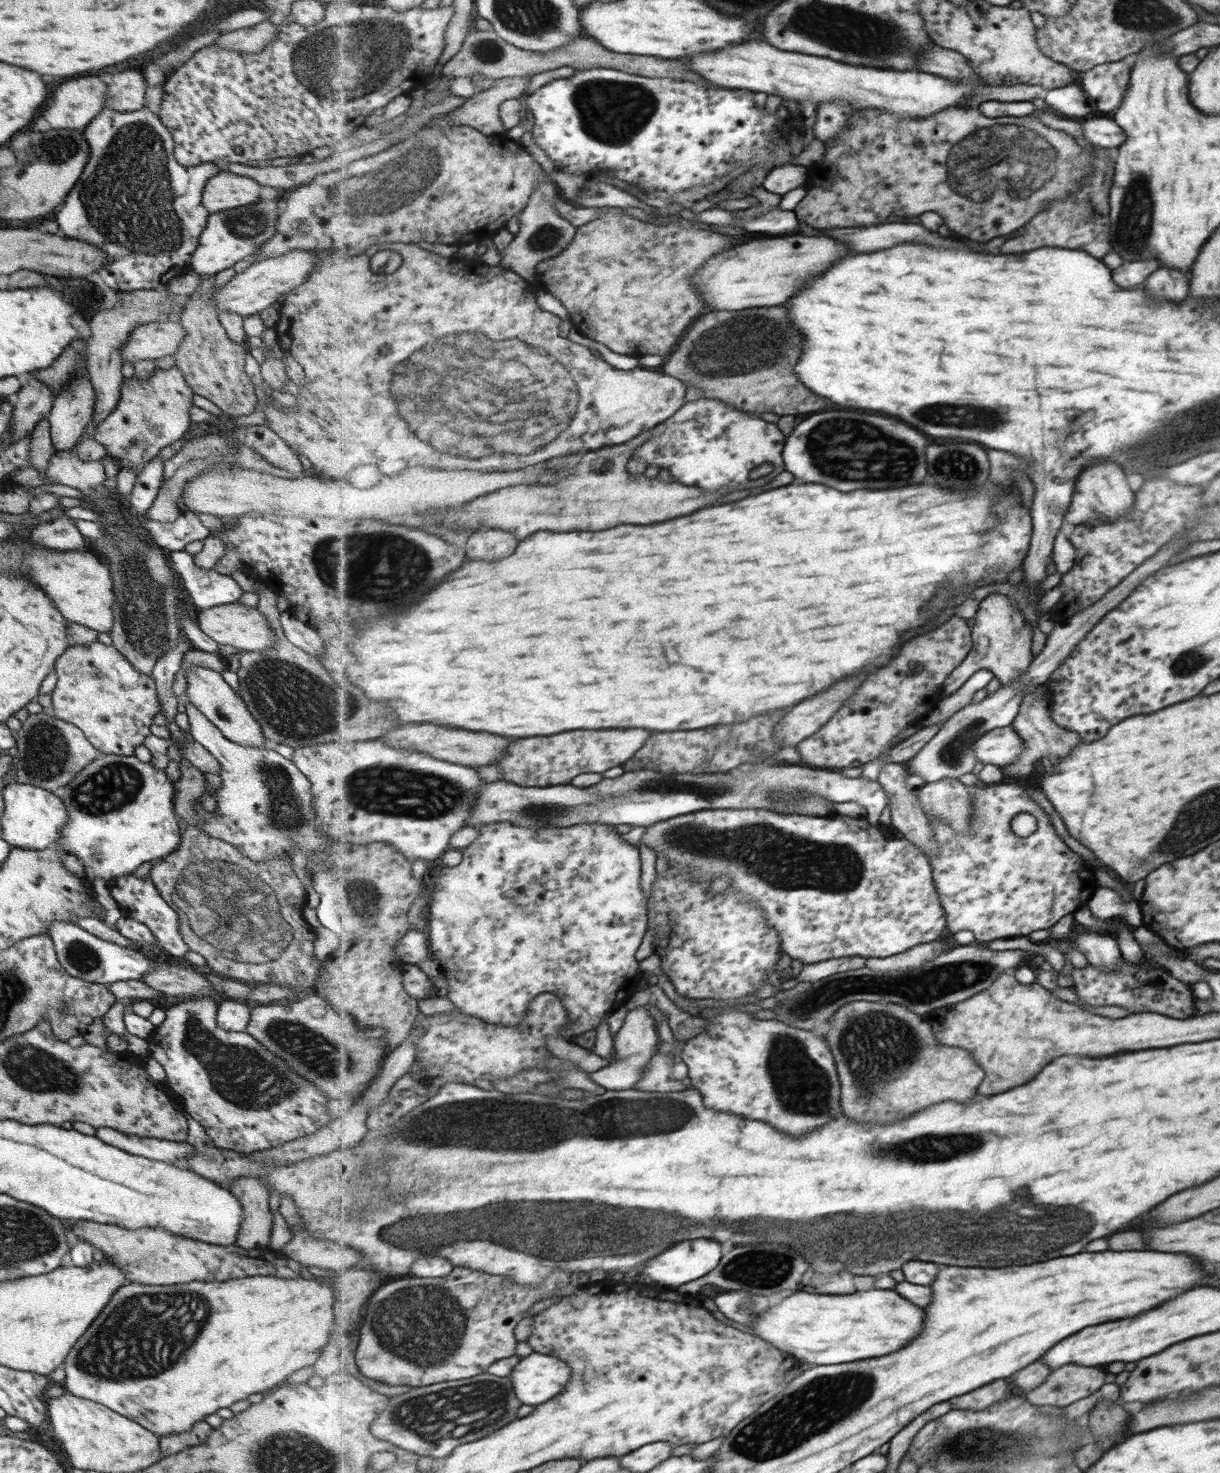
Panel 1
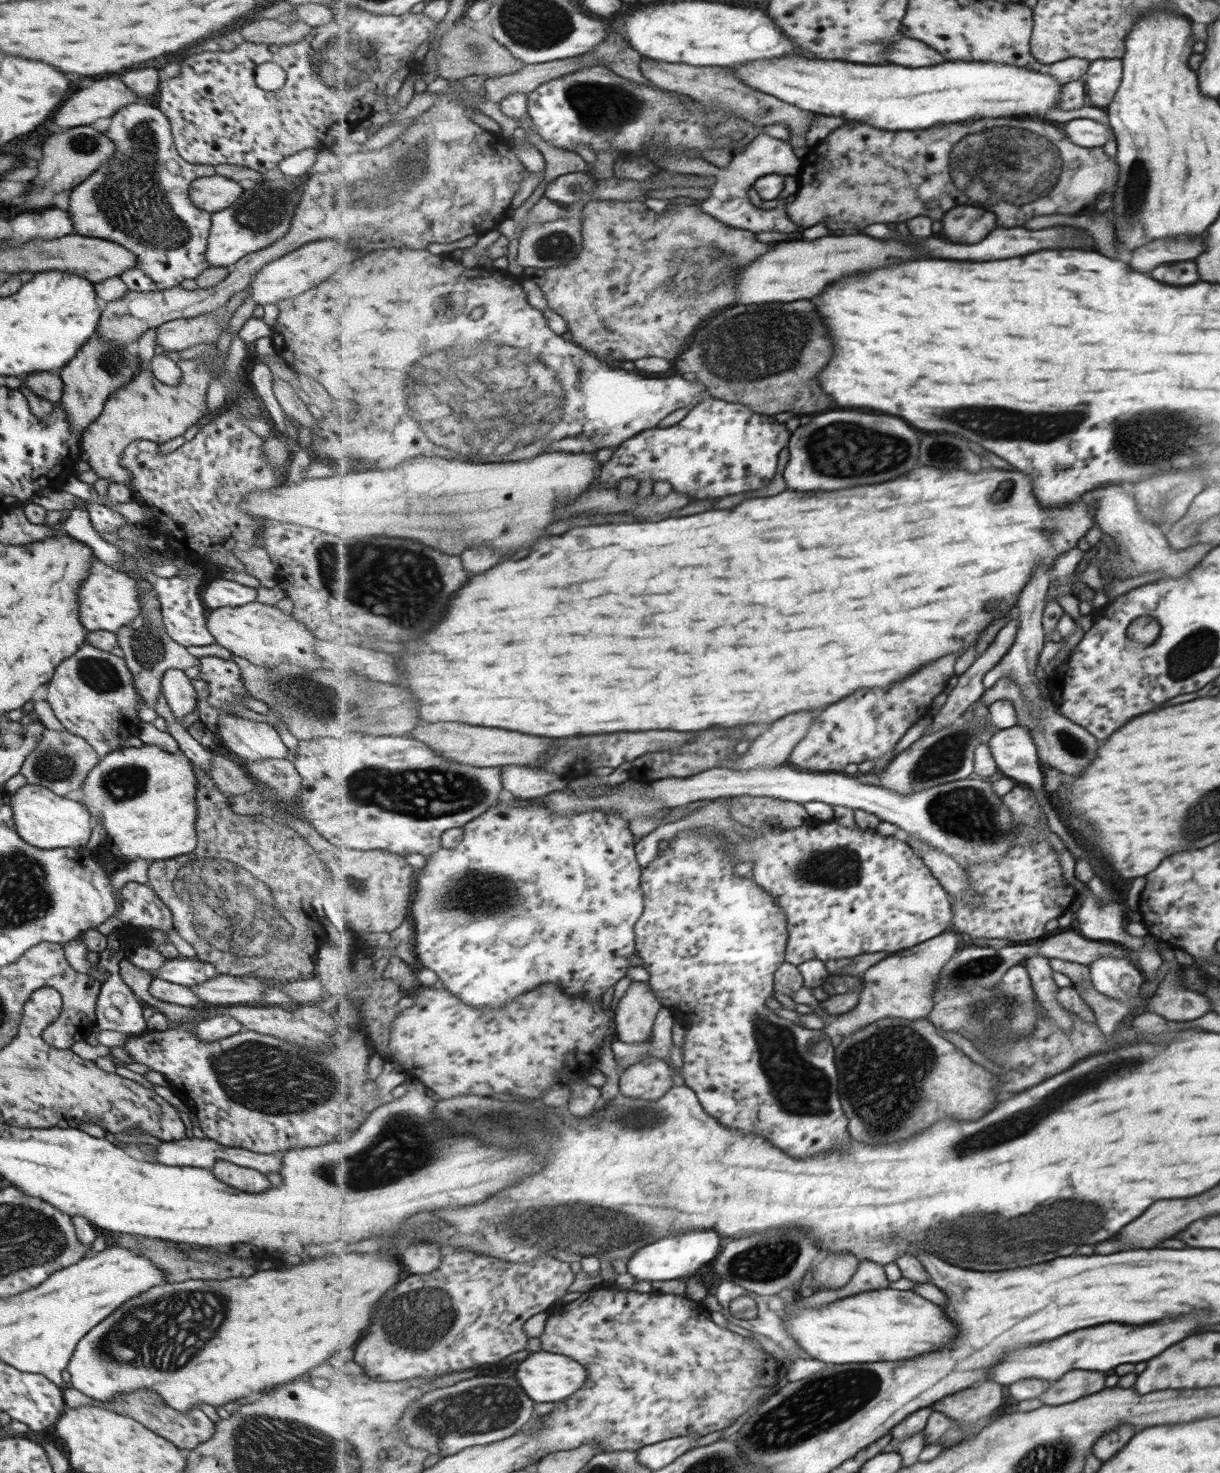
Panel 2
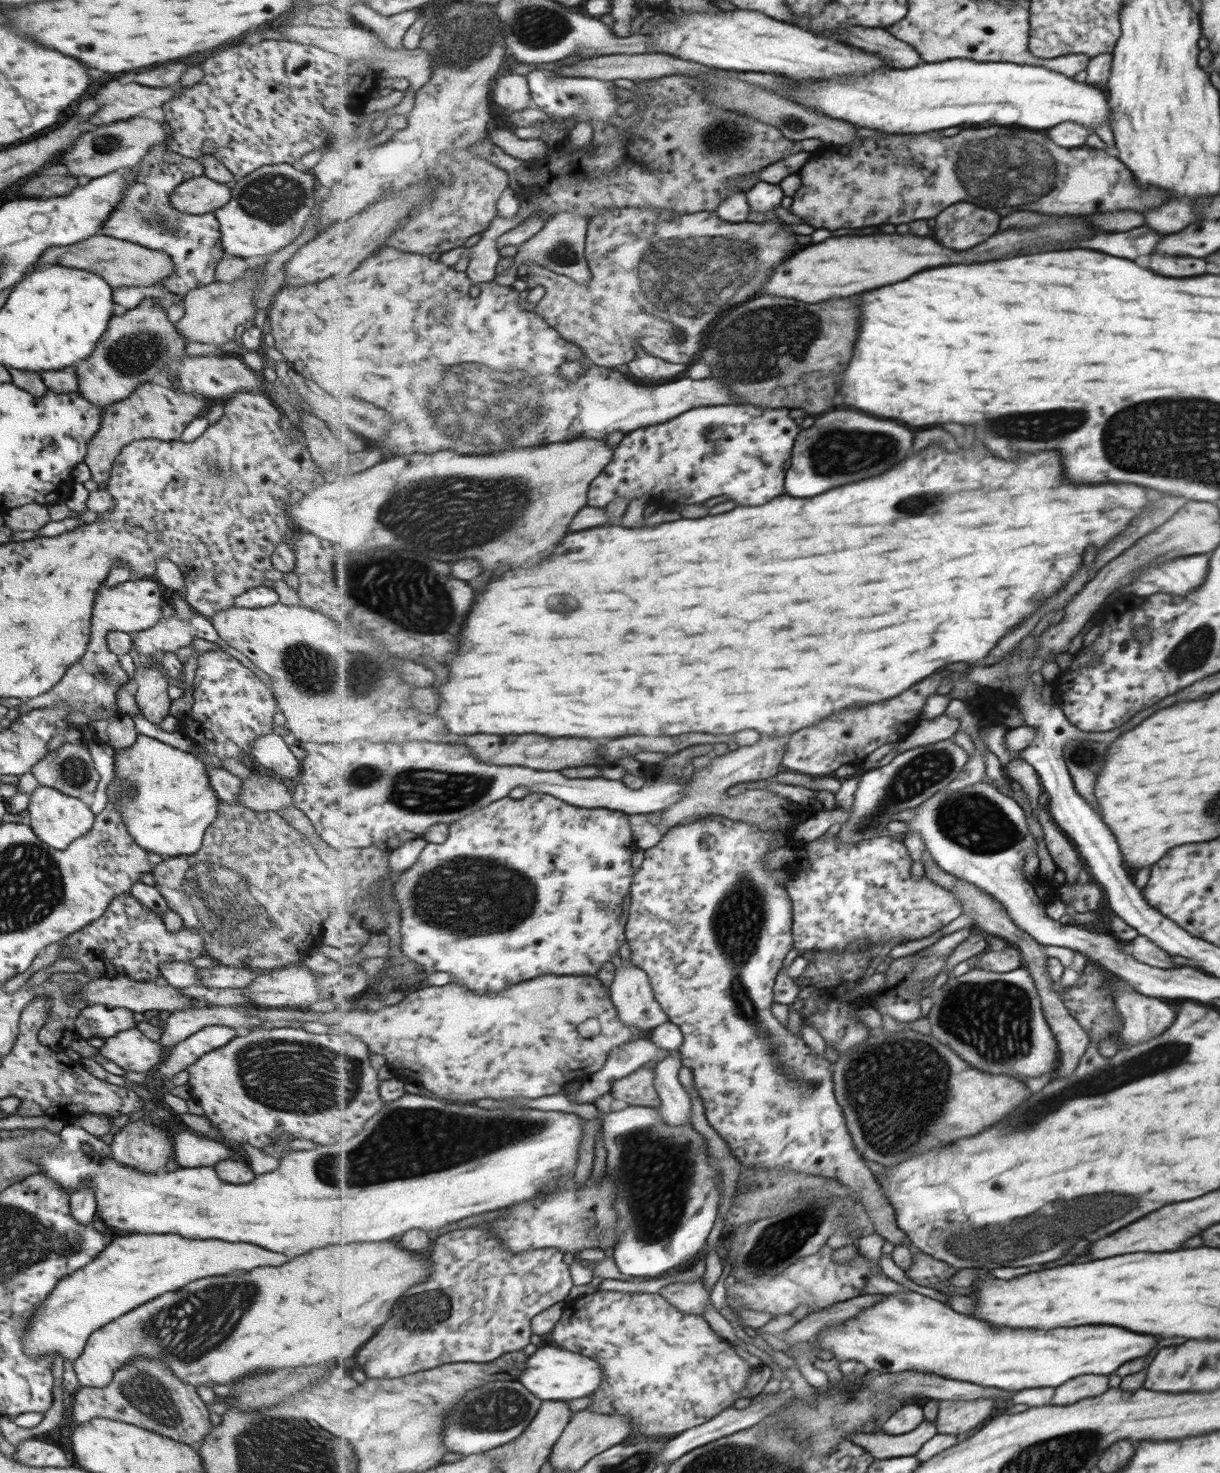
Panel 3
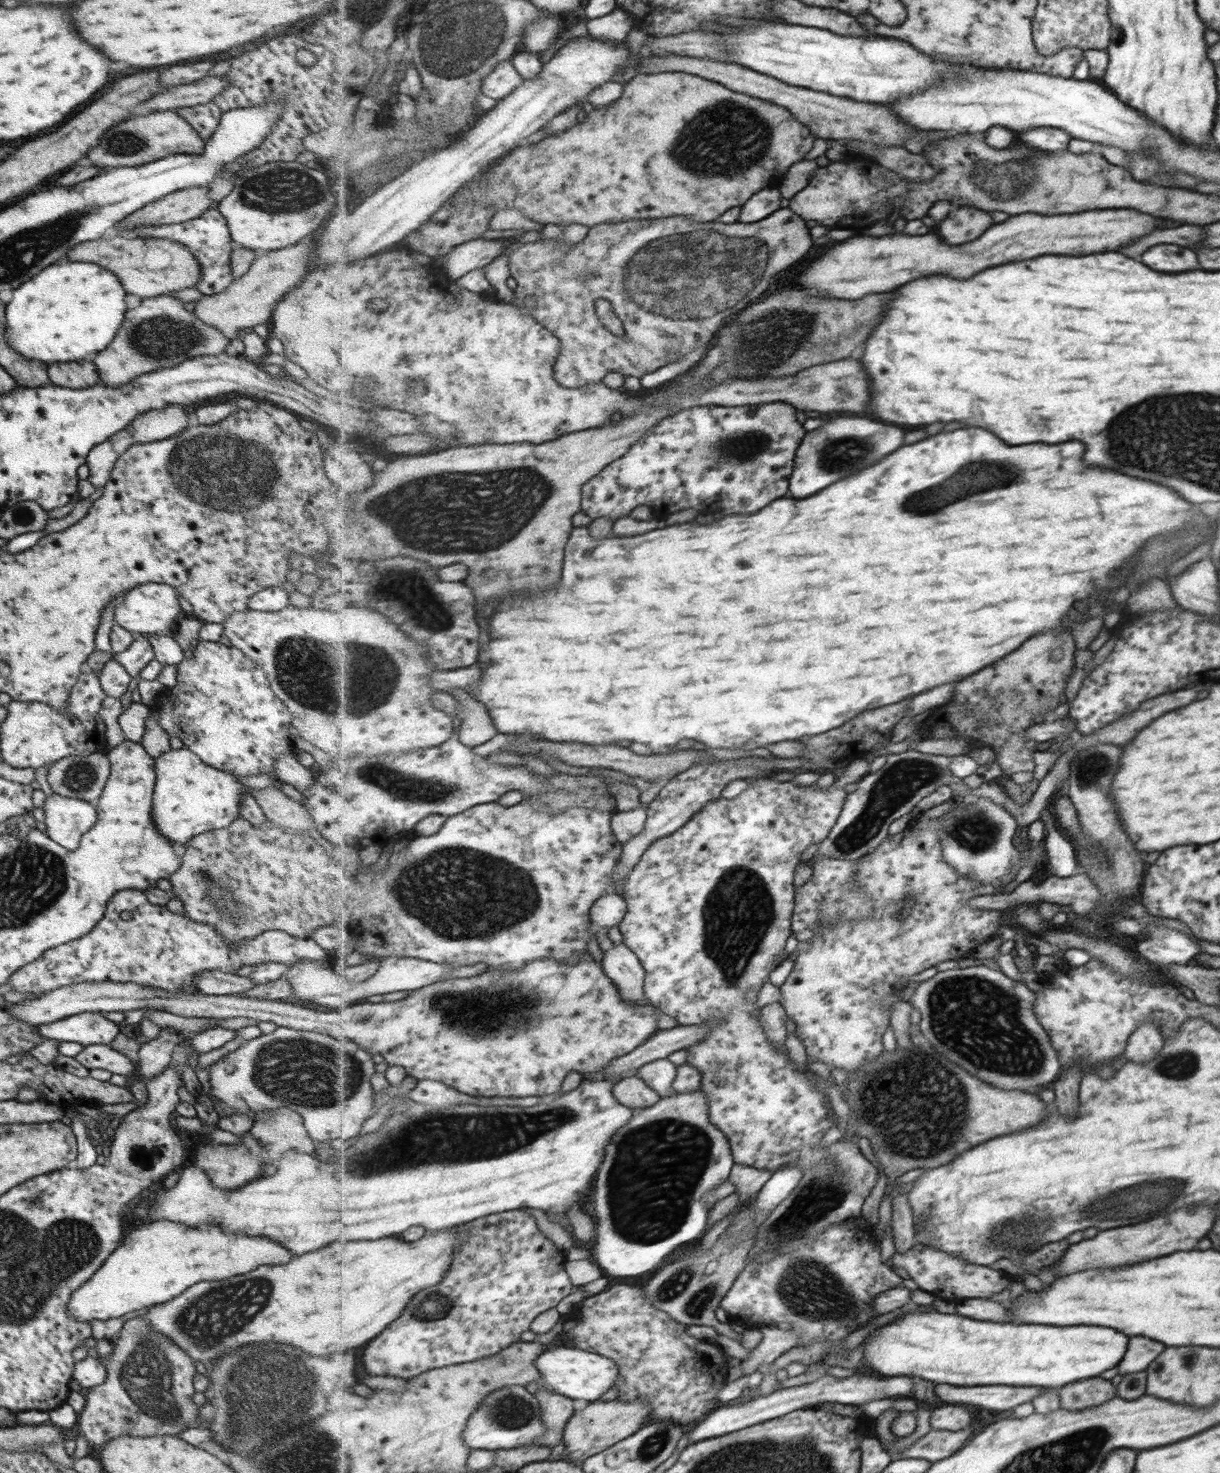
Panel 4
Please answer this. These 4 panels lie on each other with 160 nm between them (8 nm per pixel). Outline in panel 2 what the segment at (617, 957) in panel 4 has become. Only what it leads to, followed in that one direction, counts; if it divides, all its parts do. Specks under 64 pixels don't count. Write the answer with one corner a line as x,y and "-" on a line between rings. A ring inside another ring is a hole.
633,982
616,1009
617,1038
624,1042
650,1043
662,1002
644,982

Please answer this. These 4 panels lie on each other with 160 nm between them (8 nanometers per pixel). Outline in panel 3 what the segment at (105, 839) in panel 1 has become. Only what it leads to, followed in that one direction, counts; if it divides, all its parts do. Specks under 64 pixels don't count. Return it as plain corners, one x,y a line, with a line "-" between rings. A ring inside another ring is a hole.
141,733
132,746
116,749
113,759
115,777
121,782
115,801
134,844
163,858
198,852
205,829
219,815
220,803
202,760

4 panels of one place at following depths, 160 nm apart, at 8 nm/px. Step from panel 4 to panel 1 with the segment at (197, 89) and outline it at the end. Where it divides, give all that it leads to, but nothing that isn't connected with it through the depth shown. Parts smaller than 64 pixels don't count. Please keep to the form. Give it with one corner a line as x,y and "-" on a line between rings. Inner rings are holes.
96,76
76,78
54,90
42,118
46,118
52,128
82,130
106,104
106,82

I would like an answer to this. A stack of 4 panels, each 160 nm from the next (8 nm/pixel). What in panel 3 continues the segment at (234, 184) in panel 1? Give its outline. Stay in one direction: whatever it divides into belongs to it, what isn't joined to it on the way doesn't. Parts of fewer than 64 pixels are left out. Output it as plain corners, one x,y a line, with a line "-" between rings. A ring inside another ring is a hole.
202,174
181,182
170,193
169,201
178,212
202,215
228,204
232,193
226,183
218,183

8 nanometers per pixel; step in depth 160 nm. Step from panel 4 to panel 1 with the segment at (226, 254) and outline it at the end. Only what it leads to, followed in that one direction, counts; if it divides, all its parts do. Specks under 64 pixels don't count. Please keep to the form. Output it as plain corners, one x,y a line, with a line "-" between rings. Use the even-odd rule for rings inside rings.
105,106
84,127
83,135
90,145
90,159
56,214
56,222
64,232
62,235
90,243
105,252
107,263
99,268
98,274
104,284
114,290
155,289
166,285
177,276
175,268
191,262
192,253
211,215
202,204
202,193
206,182
220,170
212,161
189,167
176,161
170,131
160,115
145,106
130,112
118,112

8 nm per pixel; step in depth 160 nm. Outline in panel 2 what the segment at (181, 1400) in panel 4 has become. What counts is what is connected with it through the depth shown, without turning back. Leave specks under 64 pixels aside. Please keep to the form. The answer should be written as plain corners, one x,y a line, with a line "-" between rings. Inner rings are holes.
65,1388
61,1392
61,1398
64,1398
65,1406
69,1406
70,1408
92,1404
94,1406
101,1406
122,1416
133,1418
146,1428
152,1430
152,1432
158,1433
158,1436
167,1438
179,1449
187,1448
188,1450
194,1450
198,1445
206,1442
215,1431
215,1422
199,1406
181,1413
180,1411
175,1411
168,1403
161,1401
160,1396
156,1392
150,1392
150,1390
138,1389
138,1392
114,1396
114,1399
110,1399
109,1402
102,1403
96,1400
89,1400
82,1392
78,1392
74,1388

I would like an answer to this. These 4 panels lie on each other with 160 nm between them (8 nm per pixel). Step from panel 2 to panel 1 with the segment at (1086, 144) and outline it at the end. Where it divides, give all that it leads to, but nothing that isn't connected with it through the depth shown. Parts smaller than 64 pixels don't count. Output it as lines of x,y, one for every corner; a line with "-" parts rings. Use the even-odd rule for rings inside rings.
1106,116
1082,122
1082,134
1092,146
1100,149
1118,148
1126,140
1126,133
1122,128

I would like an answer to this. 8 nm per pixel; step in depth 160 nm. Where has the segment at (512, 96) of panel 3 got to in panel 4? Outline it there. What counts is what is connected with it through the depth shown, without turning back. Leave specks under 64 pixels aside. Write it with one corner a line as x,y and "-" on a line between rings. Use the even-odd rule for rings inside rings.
512,60
502,61
490,76
483,80
483,92
498,102
514,94
525,83
525,77

